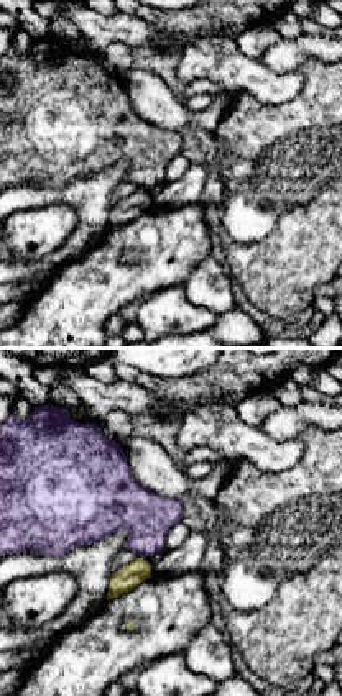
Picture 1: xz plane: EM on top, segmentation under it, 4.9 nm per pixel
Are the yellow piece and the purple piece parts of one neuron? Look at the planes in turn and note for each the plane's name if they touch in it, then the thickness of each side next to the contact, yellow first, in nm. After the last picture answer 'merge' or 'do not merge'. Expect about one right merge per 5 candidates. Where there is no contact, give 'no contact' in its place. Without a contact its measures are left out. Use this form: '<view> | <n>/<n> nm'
xz | 120/240 nm

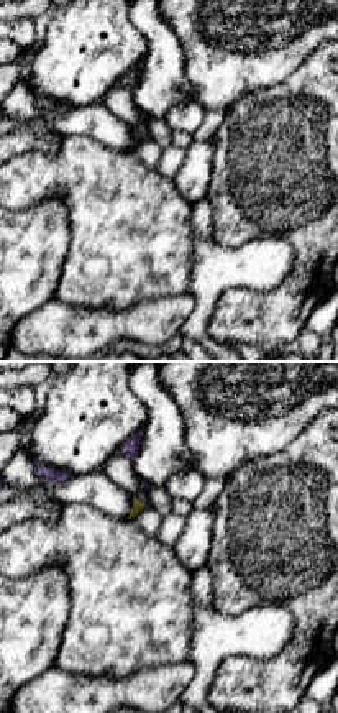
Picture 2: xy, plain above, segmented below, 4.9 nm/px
no contact

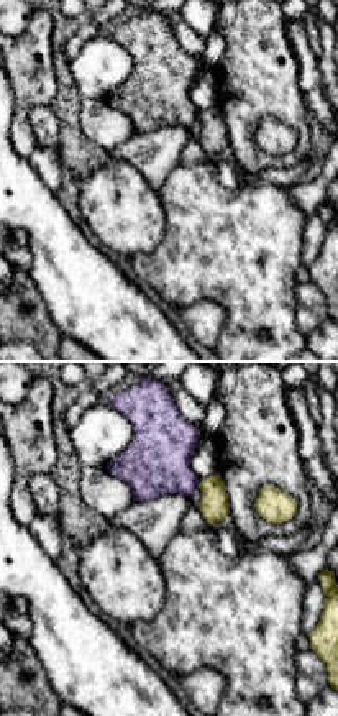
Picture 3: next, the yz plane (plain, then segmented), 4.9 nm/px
yz | 140/320 nm

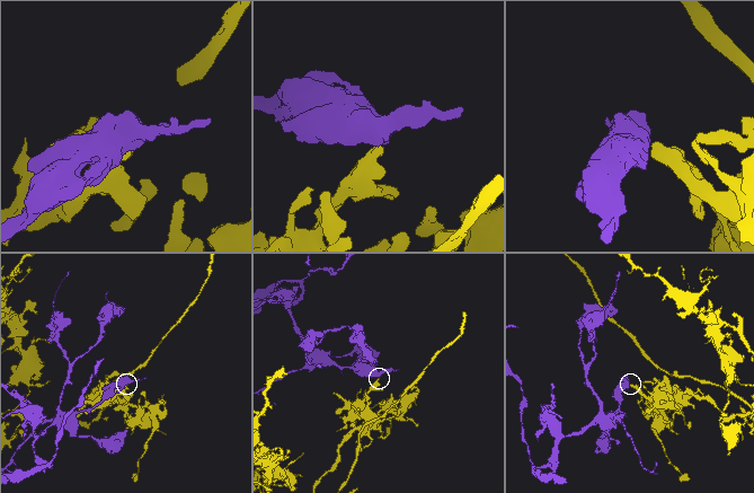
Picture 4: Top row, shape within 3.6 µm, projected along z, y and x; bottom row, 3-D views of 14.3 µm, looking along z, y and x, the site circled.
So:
do not merge

